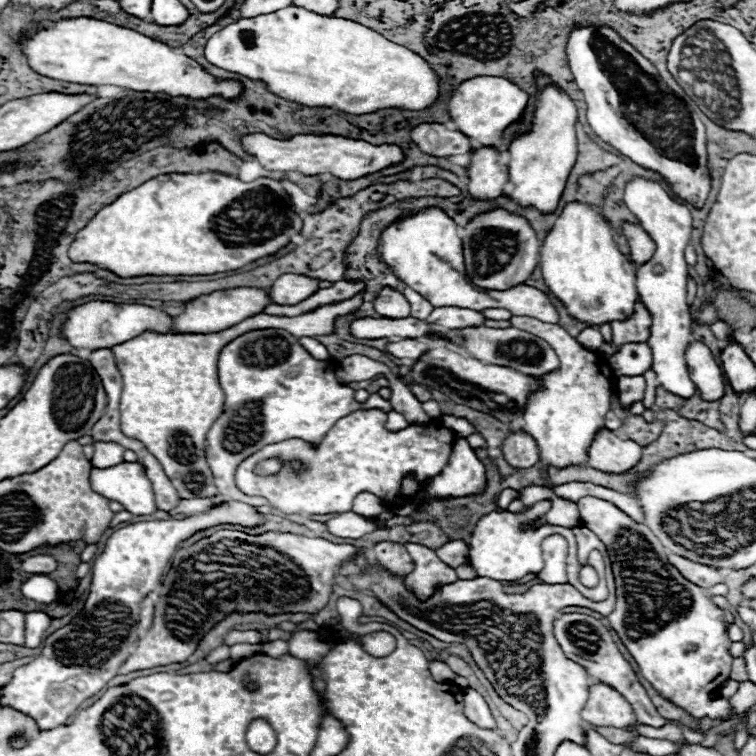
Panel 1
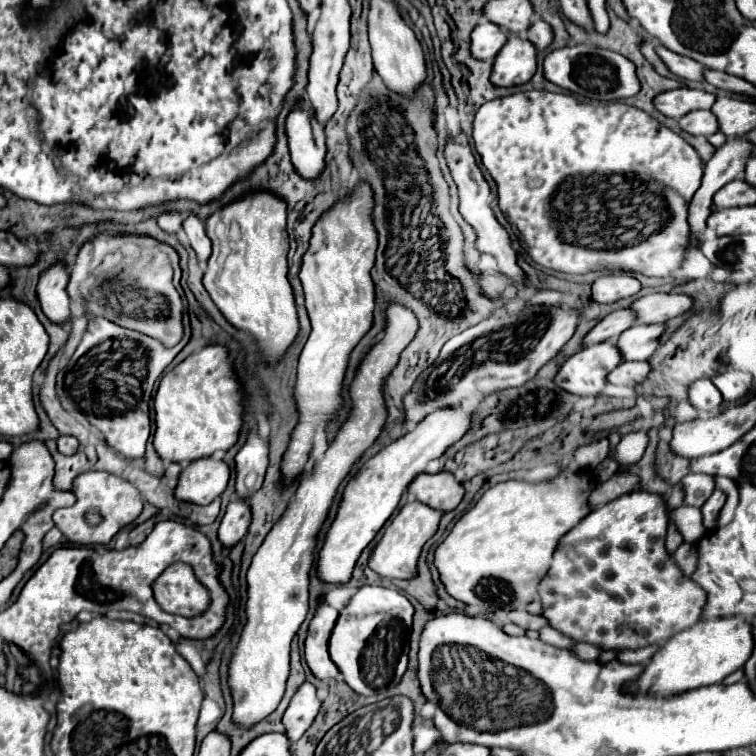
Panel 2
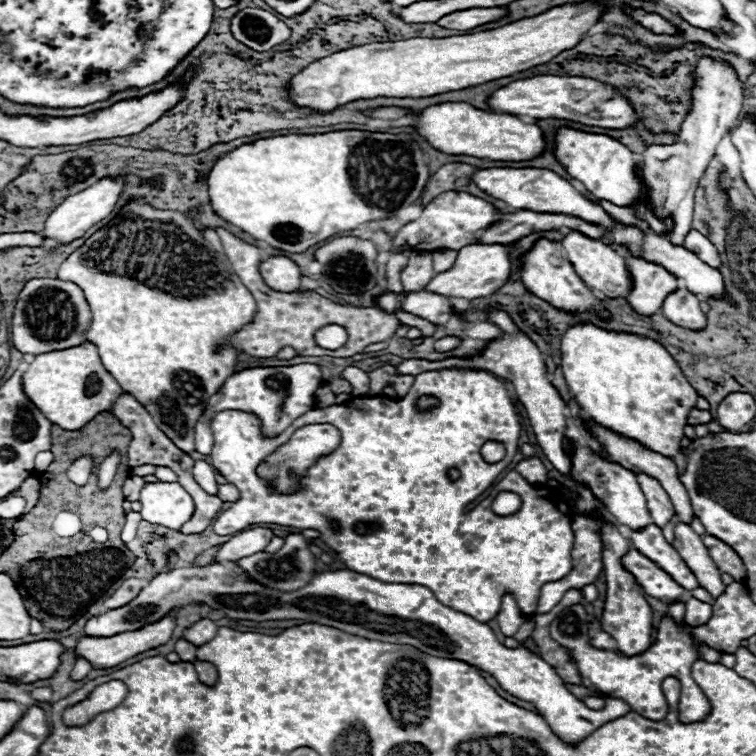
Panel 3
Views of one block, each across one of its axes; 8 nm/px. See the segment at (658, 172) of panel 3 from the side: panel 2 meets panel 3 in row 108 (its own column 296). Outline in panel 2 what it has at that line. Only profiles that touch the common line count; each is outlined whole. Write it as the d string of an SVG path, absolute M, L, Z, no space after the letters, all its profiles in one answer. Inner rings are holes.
M304 682L292 696L290 706L284 712L282 720L290 742L296 742L312 726L318 710L320 710L320 700L316 698L316 688L310 682Z

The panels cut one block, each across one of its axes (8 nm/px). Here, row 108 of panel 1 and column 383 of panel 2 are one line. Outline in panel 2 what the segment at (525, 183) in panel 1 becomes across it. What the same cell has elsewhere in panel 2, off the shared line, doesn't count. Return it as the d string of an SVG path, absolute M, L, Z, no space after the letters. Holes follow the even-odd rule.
M408 502L400 508L400 512L394 516L394 520L390 522L390 526L384 530L382 538L378 540L376 548L372 550L372 556L368 560L368 566L384 576L384 578L414 578L416 576L416 562L420 556L422 546L428 542L428 538L432 538L438 530L438 522L440 522L440 512L422 504L422 502Z

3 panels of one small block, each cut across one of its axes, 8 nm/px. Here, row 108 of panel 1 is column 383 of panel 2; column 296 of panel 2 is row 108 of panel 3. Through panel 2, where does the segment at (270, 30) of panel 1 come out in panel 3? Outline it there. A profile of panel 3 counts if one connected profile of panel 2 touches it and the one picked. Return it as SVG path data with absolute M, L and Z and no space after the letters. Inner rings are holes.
M534 76L516 80L508 86L502 86L488 98L488 108L500 114L512 114L518 118L540 120L540 118L564 118L574 120L586 126L600 128L628 128L638 122L638 114L632 110L626 98L616 92L612 86L602 84L600 80L580 78L580 76Z

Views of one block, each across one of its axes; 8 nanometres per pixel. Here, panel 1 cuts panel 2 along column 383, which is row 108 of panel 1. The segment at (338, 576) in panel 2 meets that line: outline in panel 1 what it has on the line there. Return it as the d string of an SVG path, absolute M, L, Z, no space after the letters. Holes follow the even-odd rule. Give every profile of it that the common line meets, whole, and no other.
M478 76L478 78L462 82L454 90L454 94L450 98L450 104L448 104L448 112L450 112L452 124L462 134L466 134L468 138L472 138L478 144L498 148L504 130L510 124L524 118L524 110L528 106L528 100L530 100L530 94L526 94L524 90L520 90L516 84L512 84L506 78Z

